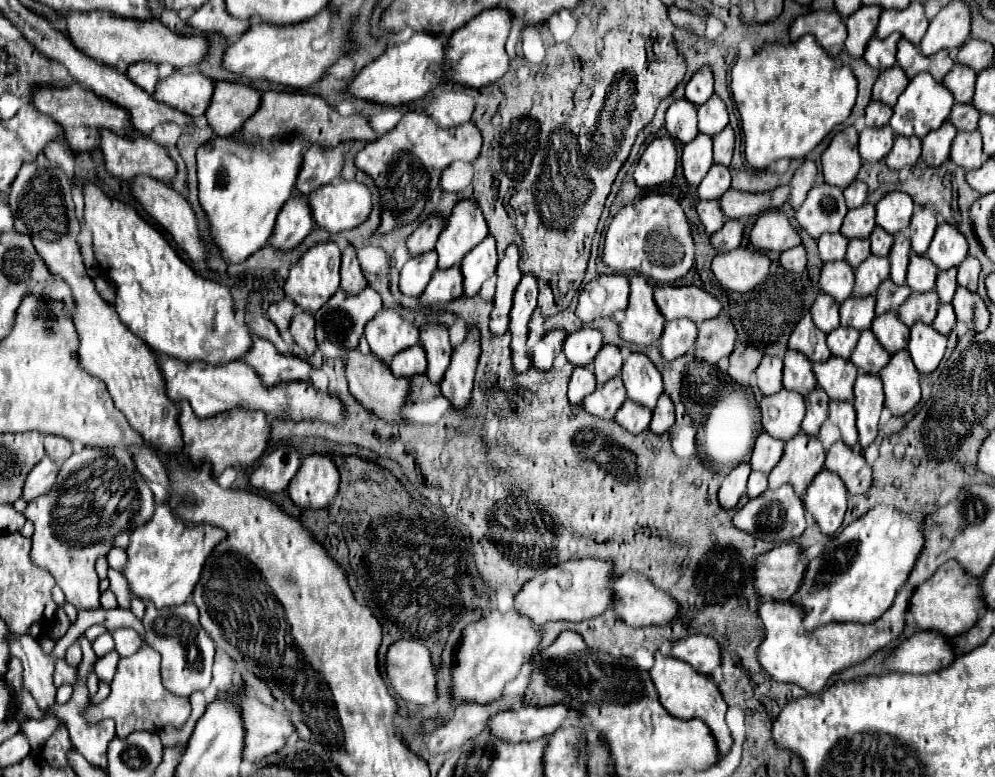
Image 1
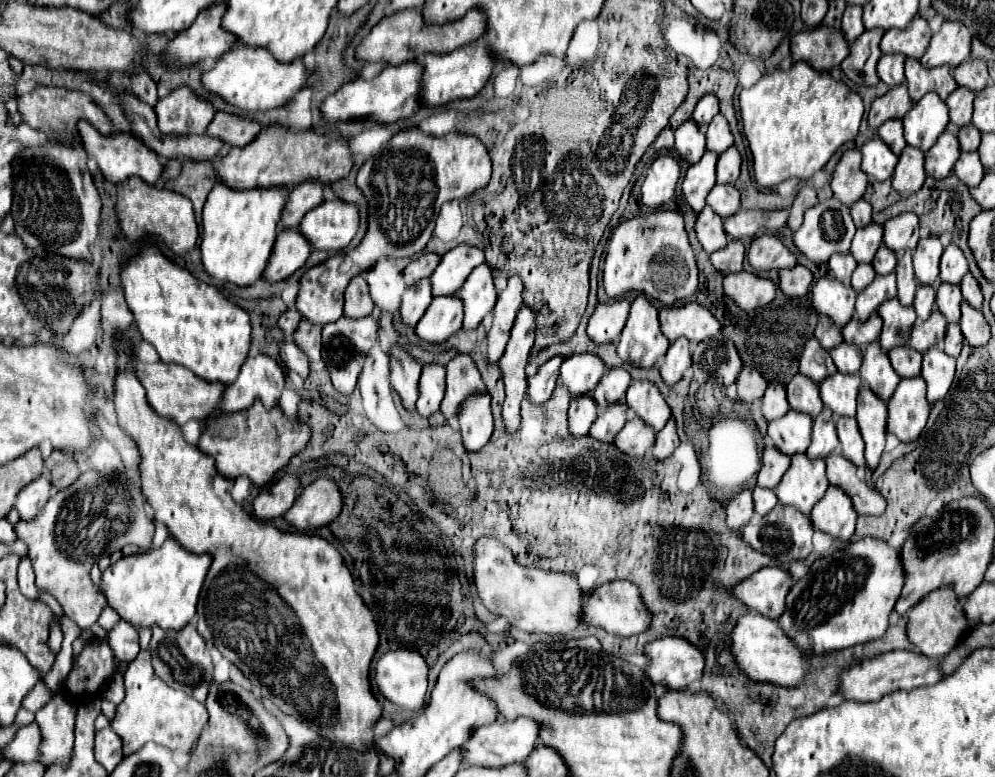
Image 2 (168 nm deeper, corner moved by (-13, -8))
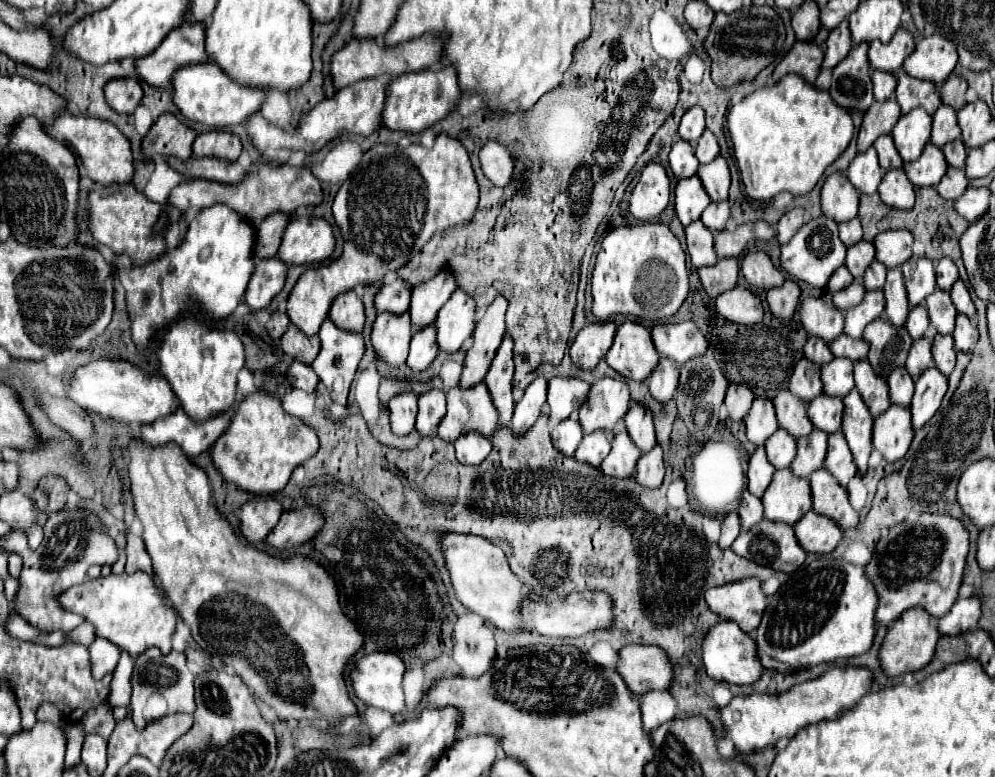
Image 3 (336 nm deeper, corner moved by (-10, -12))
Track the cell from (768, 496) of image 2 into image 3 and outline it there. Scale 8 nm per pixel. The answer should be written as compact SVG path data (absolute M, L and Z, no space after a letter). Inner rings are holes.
M749 491L743 493L741 505L739 505L737 511L739 511L739 517L741 517L741 525L745 529L751 529L759 521L763 521L763 501Z

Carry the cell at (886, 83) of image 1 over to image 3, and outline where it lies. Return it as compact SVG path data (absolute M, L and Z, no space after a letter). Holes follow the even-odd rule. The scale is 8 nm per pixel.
M887 99L887 101L873 101L873 105L865 111L863 125L857 137L857 149L865 151L869 149L879 135L891 133L895 123L901 117L901 109L897 99Z

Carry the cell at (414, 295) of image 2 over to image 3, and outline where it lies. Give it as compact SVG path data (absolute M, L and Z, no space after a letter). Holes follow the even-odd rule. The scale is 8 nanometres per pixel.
M409 311L401 315L379 313L373 323L371 341L379 359L385 359L389 365L401 365L407 361L409 341L411 341L411 317Z

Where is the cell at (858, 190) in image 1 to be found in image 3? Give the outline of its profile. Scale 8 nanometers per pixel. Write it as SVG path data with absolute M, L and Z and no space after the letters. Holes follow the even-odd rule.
M855 217L851 221L845 221L845 223L839 223L839 237L847 247L857 243L863 237L863 227L861 227L859 217Z

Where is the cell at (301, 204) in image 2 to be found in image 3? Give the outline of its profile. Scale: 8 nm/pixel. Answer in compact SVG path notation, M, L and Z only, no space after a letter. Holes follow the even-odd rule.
M275 211L271 217L263 219L257 225L257 237L255 237L255 253L257 257L275 257L281 245L281 237L293 219L293 213L281 213Z

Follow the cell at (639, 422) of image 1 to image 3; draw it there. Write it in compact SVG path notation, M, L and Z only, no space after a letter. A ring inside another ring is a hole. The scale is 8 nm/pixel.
M621 431L613 437L611 453L601 463L601 469L609 477L631 477L637 471L639 457L641 457L639 447L631 443L627 431Z

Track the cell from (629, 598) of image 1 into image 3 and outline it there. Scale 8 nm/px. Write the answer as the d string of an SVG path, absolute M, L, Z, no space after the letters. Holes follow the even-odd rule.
M603 591L571 593L567 599L555 601L555 603L533 601L523 611L523 629L549 635L549 637L579 637L579 635L595 633L595 631L609 631L615 621L613 609L615 609L613 599L607 597L607 593Z

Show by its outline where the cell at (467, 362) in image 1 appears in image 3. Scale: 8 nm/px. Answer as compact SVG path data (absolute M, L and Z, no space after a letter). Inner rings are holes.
M471 431L455 441L455 449L457 449L457 459L463 465L479 465L491 453L491 439L477 431Z

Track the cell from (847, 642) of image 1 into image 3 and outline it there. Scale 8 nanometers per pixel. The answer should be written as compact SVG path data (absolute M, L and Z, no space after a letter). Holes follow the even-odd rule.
M721 621L721 625L715 625L707 633L701 657L703 657L709 677L713 677L715 681L725 681L725 683L733 683L733 685L751 685L751 683L759 681L765 671L761 659L759 659L753 635L743 633L743 629L739 629L739 625L735 625L735 621Z

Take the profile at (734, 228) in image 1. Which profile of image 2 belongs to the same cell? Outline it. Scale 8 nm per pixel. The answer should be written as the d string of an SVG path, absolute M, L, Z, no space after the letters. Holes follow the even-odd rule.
M728 241L728 245L724 249L710 255L712 267L716 271L720 271L722 275L742 271L742 261L744 261L744 245L742 245L742 241Z

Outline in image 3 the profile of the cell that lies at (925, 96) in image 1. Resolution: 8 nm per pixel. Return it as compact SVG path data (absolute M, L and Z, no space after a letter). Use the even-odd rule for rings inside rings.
M921 107L913 109L907 115L901 115L891 135L903 161L915 161L921 157L925 145L931 139L931 125L931 115Z

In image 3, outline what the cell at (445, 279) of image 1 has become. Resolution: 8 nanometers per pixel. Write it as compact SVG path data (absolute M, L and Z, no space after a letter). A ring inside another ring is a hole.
M431 323L431 325L421 327L419 333L413 333L407 365L413 371L423 371L437 357L437 353L439 353L437 327L435 327L435 323Z

